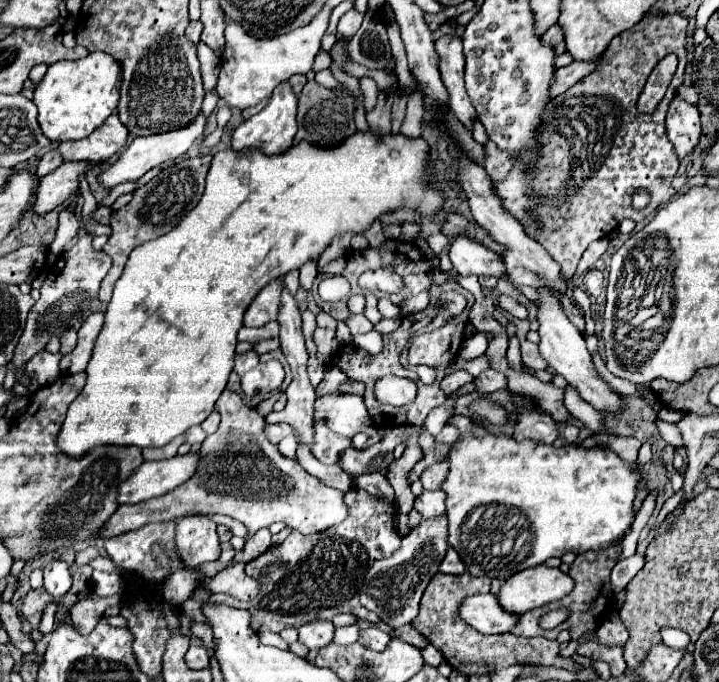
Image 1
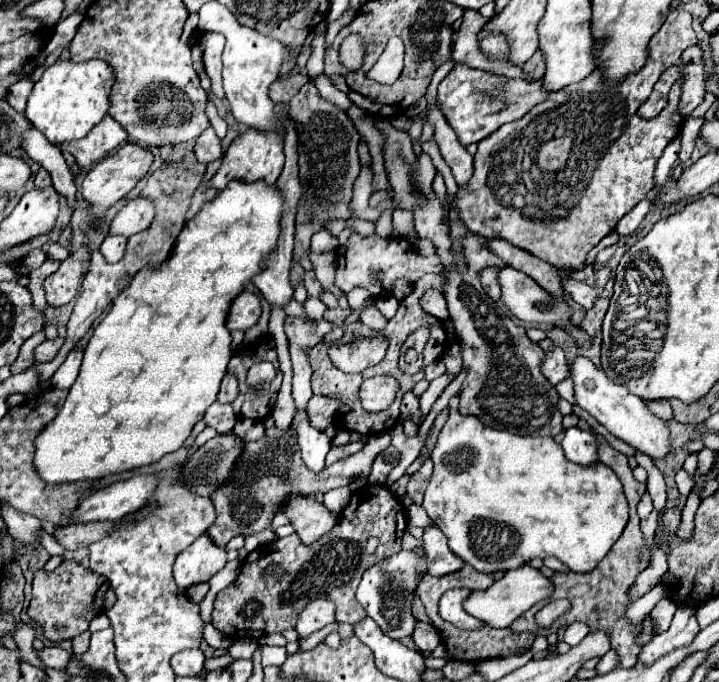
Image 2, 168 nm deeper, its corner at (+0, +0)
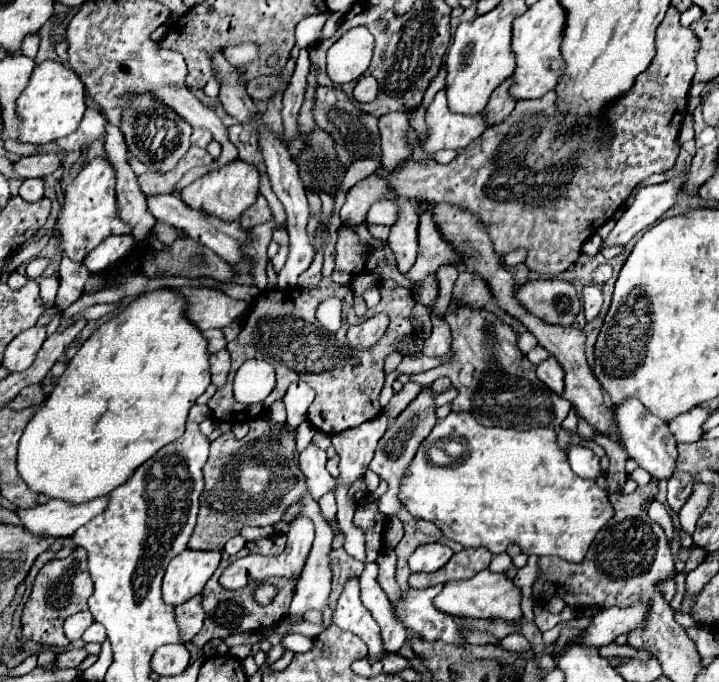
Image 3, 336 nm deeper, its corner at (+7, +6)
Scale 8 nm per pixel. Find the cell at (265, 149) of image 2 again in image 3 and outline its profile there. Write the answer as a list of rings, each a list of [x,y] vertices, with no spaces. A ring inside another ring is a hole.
[[[234,159],[218,169],[212,169],[198,177],[194,183],[182,189],[182,199],[188,203],[192,209],[202,209],[204,213],[216,215],[226,221],[236,221],[240,219],[242,211],[250,207],[258,195],[260,195],[260,169],[252,163],[246,163],[242,159]]]

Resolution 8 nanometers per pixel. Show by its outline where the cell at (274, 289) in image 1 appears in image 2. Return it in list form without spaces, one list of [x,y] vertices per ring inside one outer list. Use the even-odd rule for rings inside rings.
[[[243,291],[241,295],[237,295],[233,299],[233,305],[229,307],[229,317],[227,317],[227,329],[235,331],[247,331],[249,327],[253,327],[257,323],[261,315],[261,305],[259,305],[259,297]]]

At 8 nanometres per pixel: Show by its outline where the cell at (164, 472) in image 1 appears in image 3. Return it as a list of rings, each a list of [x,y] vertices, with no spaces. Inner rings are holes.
[[[110,493],[78,505],[64,499],[50,499],[34,509],[20,509],[18,515],[22,519],[22,527],[26,527],[30,533],[40,537],[70,537],[78,527],[106,511],[108,499]]]

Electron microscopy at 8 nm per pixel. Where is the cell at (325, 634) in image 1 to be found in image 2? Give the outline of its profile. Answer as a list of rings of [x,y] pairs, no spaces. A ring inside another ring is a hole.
[[[317,597],[317,601],[309,601],[305,609],[297,617],[295,629],[299,631],[299,637],[307,637],[313,631],[329,625],[335,621],[335,605],[327,597]]]

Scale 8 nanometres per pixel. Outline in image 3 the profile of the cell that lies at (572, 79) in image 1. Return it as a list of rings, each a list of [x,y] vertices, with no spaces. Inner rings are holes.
[[[446,89],[436,93],[432,105],[426,111],[426,123],[428,123],[428,137],[422,139],[420,145],[428,153],[436,153],[440,149],[468,147],[488,127],[482,113],[462,115],[450,111]]]

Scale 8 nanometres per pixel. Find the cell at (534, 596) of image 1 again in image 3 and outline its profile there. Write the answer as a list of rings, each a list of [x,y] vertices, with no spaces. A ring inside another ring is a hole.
[[[484,569],[468,581],[446,583],[442,593],[436,597],[436,607],[454,617],[502,619],[502,617],[522,617],[520,599],[522,599],[522,589],[506,573],[492,573]]]

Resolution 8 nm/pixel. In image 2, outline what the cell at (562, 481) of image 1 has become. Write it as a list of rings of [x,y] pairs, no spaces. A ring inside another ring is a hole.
[[[451,409],[449,419],[445,423],[445,427],[439,433],[439,439],[435,443],[435,449],[431,453],[431,461],[435,463],[433,473],[431,473],[431,481],[429,487],[425,491],[425,499],[423,499],[423,507],[427,511],[427,515],[437,523],[437,527],[445,533],[445,537],[449,539],[449,549],[459,555],[465,563],[473,565],[477,571],[481,573],[495,573],[495,571],[509,571],[509,569],[517,569],[521,565],[525,565],[529,559],[545,559],[545,557],[557,557],[561,563],[565,563],[571,571],[575,573],[589,573],[611,549],[611,545],[619,539],[619,535],[623,533],[627,521],[629,521],[629,507],[627,507],[627,499],[623,495],[623,485],[617,479],[617,475],[613,475],[613,471],[609,467],[605,467],[603,463],[595,465],[595,467],[581,467],[577,463],[571,463],[565,455],[559,443],[553,441],[553,437],[521,437],[521,435],[513,435],[509,431],[499,431],[499,429],[491,429],[487,425],[483,425],[477,417],[473,415],[461,415],[457,409]]]

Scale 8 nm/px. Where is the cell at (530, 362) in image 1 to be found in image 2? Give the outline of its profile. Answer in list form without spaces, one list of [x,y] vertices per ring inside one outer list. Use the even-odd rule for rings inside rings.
[[[561,349],[549,351],[549,353],[545,355],[543,365],[541,365],[541,371],[543,371],[543,375],[547,377],[547,381],[549,381],[551,385],[557,385],[559,381],[567,379],[567,377],[569,377],[567,369],[569,369],[567,357],[565,357],[565,353],[563,353]],[[561,377],[563,377],[563,379],[561,379]]]

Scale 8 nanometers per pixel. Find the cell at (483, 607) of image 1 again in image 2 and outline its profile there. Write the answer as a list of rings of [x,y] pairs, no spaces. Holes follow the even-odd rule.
[[[449,589],[447,593],[443,593],[443,597],[439,599],[439,617],[461,629],[481,627],[483,623],[477,621],[475,617],[471,617],[469,613],[465,613],[465,609],[463,609],[463,599],[469,593],[471,593],[469,589]]]

